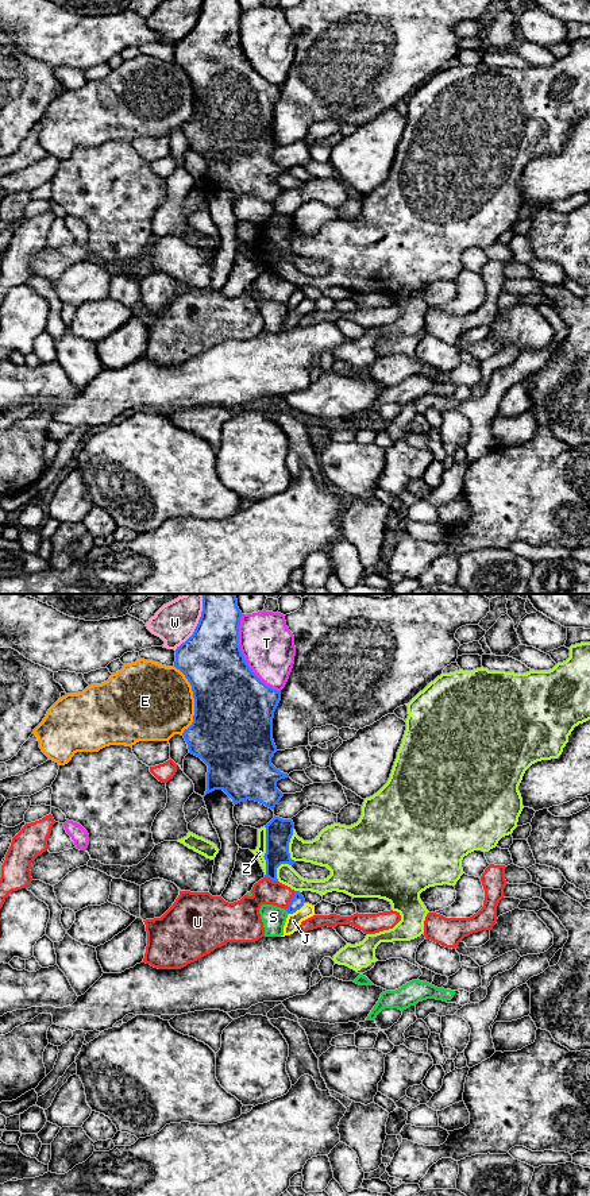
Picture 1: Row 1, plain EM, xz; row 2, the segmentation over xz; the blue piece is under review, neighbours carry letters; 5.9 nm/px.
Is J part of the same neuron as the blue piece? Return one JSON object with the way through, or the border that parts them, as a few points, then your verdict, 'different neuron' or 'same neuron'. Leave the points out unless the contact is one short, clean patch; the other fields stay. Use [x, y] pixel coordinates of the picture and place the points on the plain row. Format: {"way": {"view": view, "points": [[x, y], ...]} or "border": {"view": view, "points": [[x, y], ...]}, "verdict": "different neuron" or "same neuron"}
{"border": {"view": "xz", "points": [[304, 297], [299, 304], [288, 309]]}, "verdict": "different neuron"}

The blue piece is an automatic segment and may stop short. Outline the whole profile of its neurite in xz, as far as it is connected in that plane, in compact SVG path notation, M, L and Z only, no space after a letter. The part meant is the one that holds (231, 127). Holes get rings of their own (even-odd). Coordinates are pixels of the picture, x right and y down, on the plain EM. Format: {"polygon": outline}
{"polygon": "M203 0L193 30L176 45L174 62L190 78L194 93L193 117L182 131L189 148L208 161L205 190L223 185L234 200L250 194L274 205L284 192L277 177L289 173L271 159L277 147L273 113L281 86L266 81L244 55L239 42L242 11L238 0Z"}

